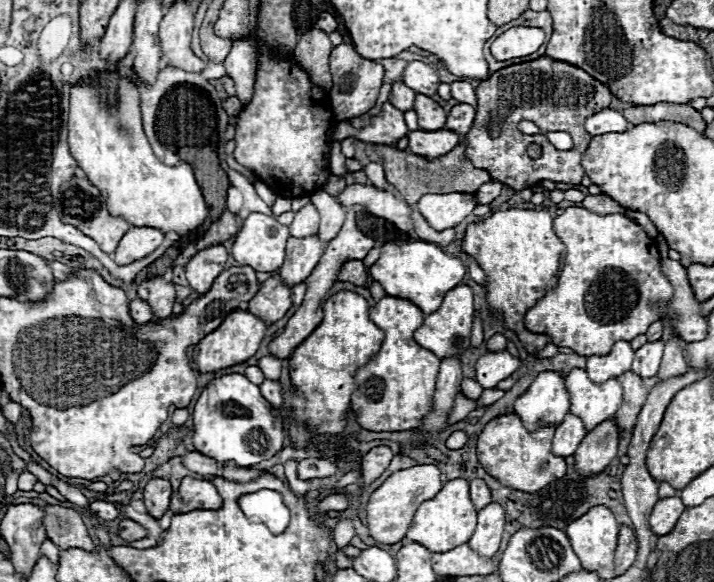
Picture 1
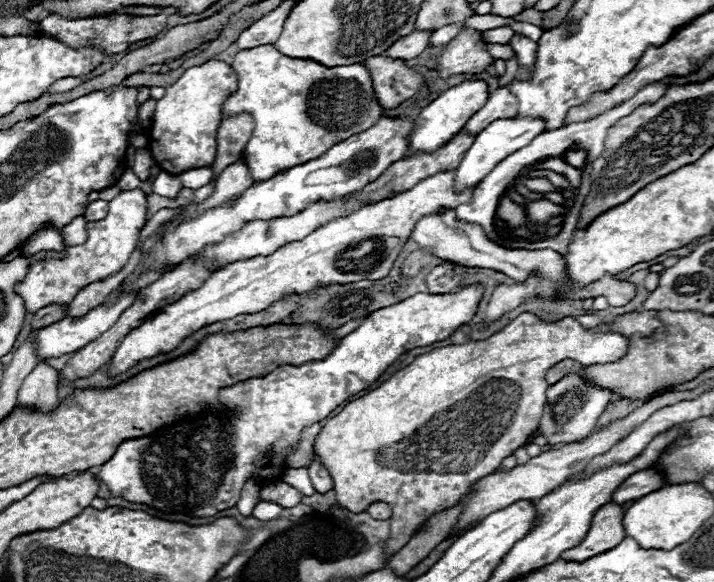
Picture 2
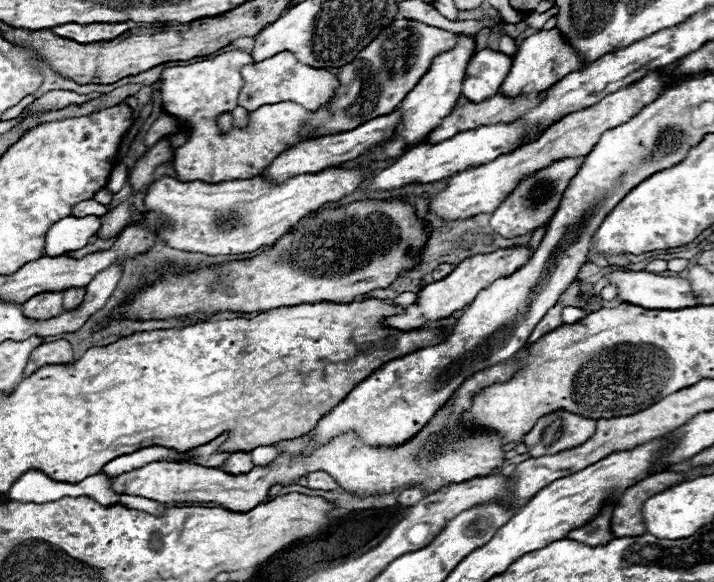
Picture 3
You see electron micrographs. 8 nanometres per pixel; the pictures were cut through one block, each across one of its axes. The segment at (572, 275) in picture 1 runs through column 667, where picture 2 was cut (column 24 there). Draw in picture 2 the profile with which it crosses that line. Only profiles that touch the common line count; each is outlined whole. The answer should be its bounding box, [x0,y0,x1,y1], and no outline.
[16,190,146,312]

